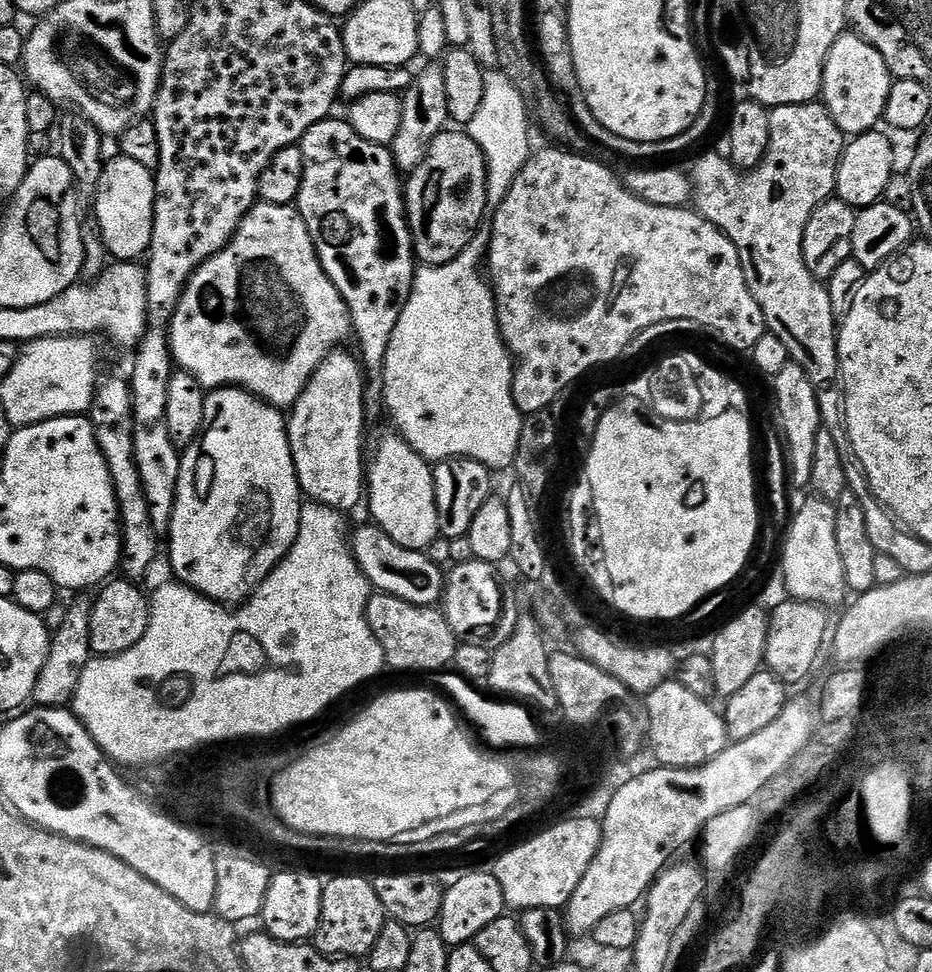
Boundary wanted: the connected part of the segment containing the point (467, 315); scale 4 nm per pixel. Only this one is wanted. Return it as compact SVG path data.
M481 230L476 233L475 238L454 258L445 264L434 264L431 266L420 266L416 269L416 277L412 280L412 292L404 304L402 314L398 318L398 324L394 326L394 334L390 338L390 346L386 350L386 362L384 363L384 406L387 415L392 415L395 431L400 437L414 449L423 460L439 462L441 460L455 460L465 456L471 460L482 462L490 470L496 468L511 469L518 454L519 439L522 435L524 416L518 410L512 393L512 374L514 361L512 353L504 345L500 336L500 327L496 321L496 297L492 295L491 283L486 279L482 271L482 265L486 260L486 249L488 247L489 233Z

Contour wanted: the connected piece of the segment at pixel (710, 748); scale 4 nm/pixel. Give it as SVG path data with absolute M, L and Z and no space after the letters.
M679 679L662 682L646 696L646 719L648 722L647 743L652 744L655 763L665 768L696 768L708 764L728 747L728 727L719 711L712 709L709 701L698 698L698 694L686 690Z

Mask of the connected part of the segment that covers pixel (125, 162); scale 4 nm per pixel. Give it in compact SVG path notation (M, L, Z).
M117 155L115 159L105 163L104 173L96 187L96 221L107 255L116 262L136 262L147 253L154 230L156 177L153 169L130 158Z

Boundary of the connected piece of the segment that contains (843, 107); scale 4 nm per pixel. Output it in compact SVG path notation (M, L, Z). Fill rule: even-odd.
M855 34L839 36L826 58L824 81L820 87L822 103L828 109L830 118L839 126L845 137L855 138L863 132L871 132L883 121L886 110L886 98L890 98L890 90L894 83L892 71L886 66L882 54L874 50L863 38Z

